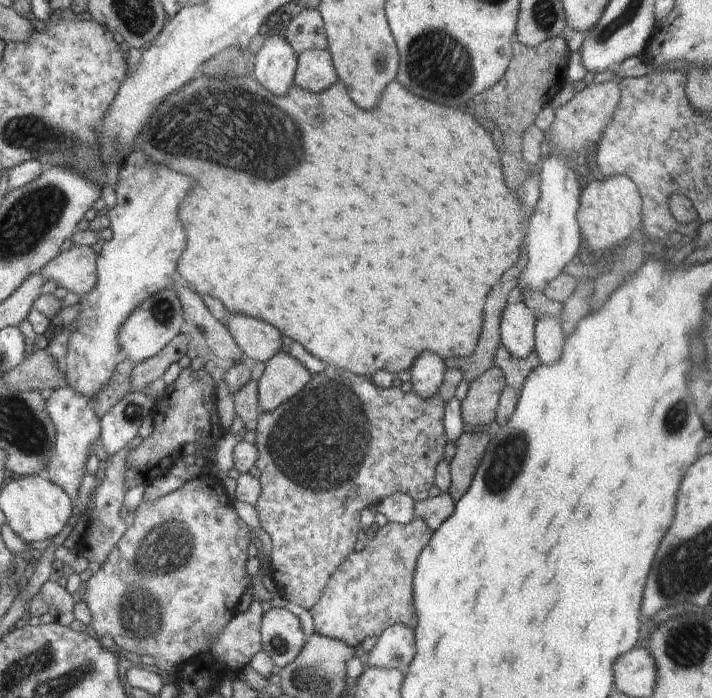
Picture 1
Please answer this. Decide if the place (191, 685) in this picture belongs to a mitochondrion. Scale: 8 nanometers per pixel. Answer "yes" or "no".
no

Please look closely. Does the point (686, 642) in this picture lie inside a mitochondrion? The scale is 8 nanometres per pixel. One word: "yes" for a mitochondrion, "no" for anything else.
yes

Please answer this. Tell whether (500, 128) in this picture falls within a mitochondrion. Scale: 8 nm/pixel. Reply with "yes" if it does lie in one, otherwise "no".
no

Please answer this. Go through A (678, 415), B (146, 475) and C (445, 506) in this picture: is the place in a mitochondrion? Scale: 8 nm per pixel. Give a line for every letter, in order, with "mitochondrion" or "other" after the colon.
A: mitochondrion
B: other
C: other

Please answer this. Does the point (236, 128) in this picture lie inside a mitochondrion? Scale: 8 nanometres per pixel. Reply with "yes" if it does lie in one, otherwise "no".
yes

